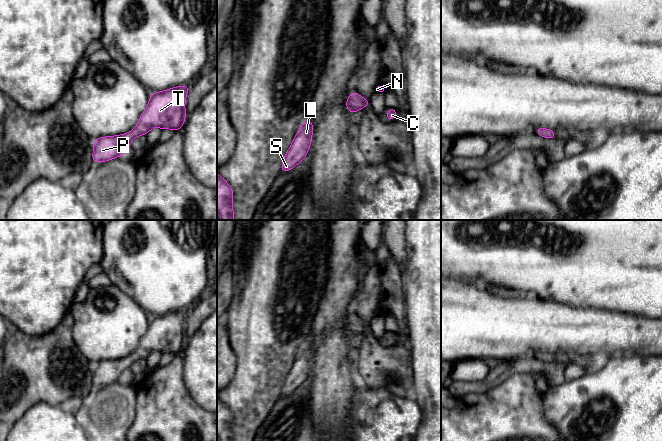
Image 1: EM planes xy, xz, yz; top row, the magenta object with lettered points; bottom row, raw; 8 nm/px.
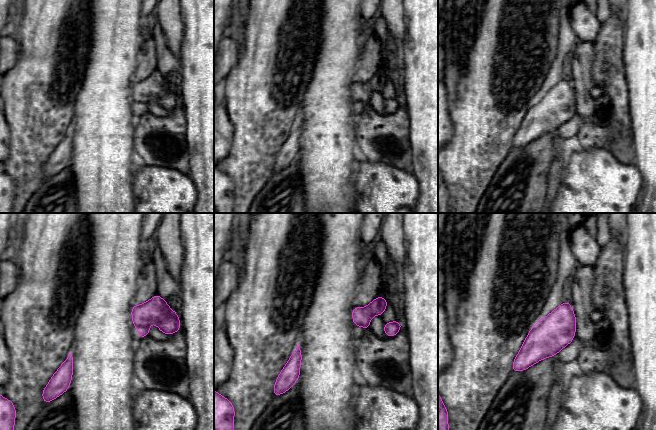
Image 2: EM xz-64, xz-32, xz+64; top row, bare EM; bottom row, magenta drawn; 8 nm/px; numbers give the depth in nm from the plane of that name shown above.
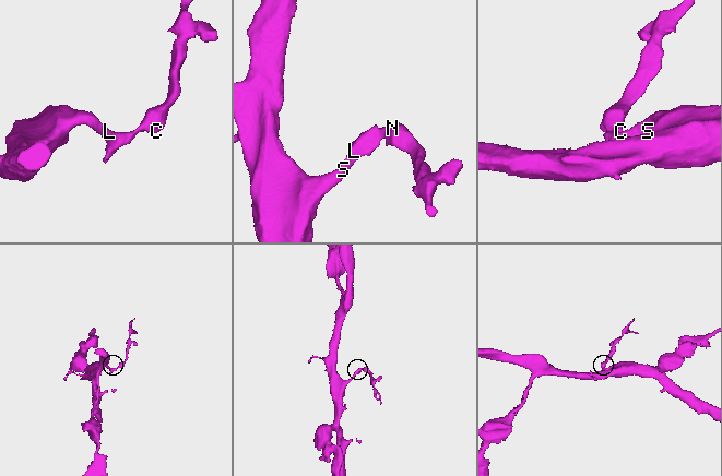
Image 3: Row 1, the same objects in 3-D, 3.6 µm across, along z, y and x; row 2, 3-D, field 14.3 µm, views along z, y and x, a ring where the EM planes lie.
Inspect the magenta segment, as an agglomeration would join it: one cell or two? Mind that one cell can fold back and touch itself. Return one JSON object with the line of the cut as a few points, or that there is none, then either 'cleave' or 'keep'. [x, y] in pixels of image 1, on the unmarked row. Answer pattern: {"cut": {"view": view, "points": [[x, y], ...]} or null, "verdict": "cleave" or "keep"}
{"cut": null, "verdict": "keep"}

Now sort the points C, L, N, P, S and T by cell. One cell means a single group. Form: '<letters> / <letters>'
C L N P S T

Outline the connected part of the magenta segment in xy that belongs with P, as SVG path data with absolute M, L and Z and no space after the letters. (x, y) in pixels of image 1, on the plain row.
M189 310L152 317L138 348L131 356L94 364L92 386L105 386L125 379L135 361L146 359L154 351L180 354L185 346L185 323Z

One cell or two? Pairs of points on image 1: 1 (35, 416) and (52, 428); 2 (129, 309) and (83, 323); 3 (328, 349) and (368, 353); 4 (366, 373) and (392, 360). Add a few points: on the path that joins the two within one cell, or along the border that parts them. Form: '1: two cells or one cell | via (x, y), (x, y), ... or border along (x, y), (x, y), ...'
1: one cell | via (39, 420), (48, 428)
2: one cell | via (118, 320), (115, 323), (94, 323)
3: two cells | border along (357, 349), (356, 375)
4: one cell | via (372, 371), (378, 366), (386, 366)

